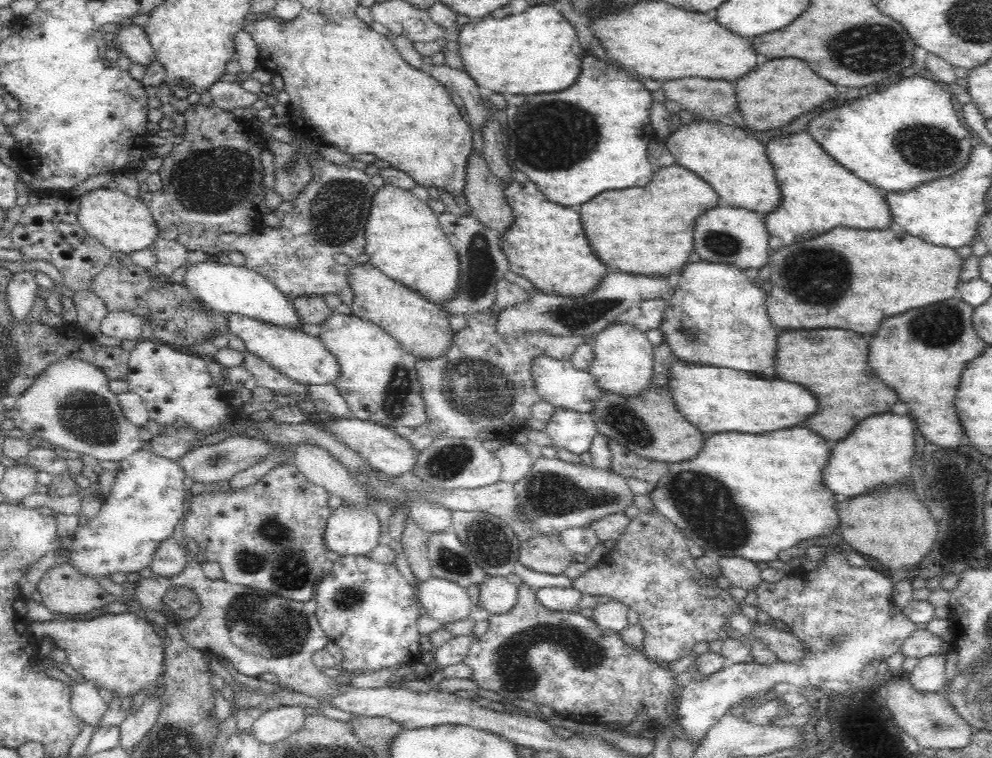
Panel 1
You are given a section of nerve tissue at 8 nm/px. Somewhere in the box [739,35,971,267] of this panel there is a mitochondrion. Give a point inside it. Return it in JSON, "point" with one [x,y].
{"point":[927,148]}

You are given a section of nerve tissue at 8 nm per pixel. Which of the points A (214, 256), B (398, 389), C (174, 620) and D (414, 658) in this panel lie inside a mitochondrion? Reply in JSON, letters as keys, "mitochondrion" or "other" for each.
{"A":"other","B":"mitochondrion","C":"other","D":"other"}

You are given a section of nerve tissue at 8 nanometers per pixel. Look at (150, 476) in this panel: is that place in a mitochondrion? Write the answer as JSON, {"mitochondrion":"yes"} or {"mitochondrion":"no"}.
{"mitochondrion":"no"}

